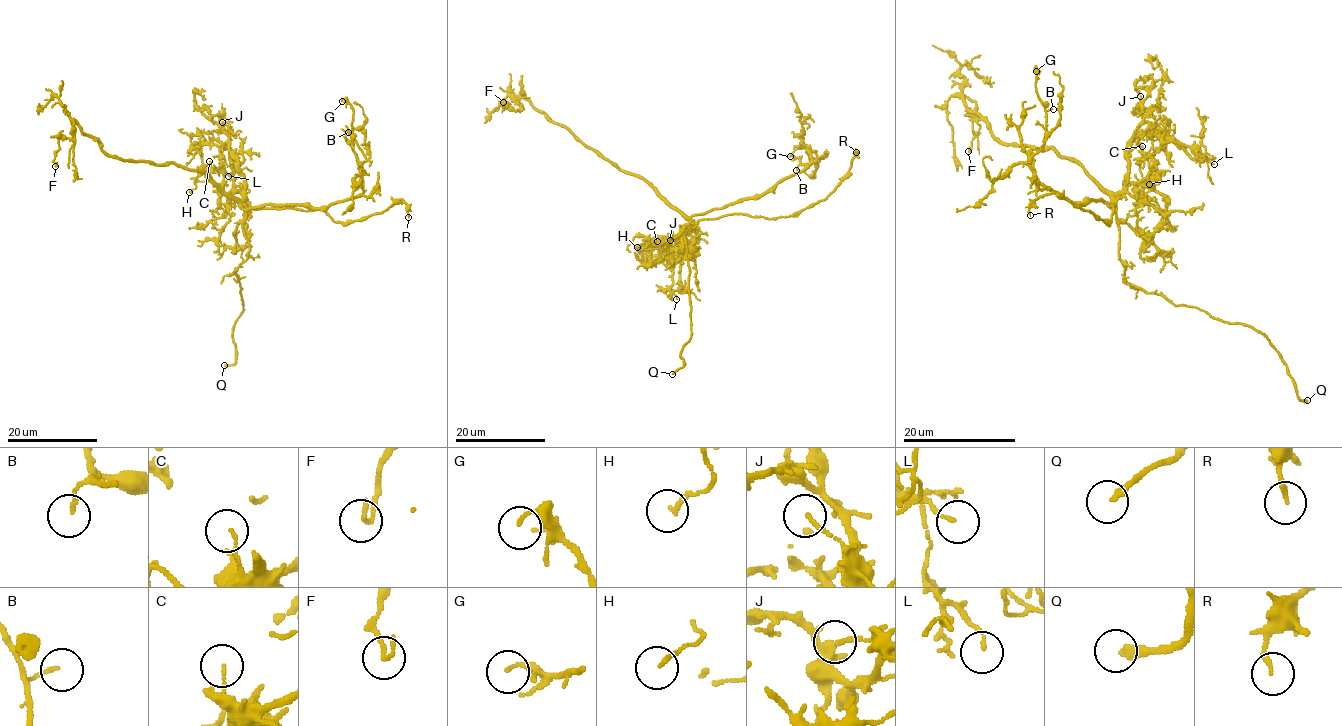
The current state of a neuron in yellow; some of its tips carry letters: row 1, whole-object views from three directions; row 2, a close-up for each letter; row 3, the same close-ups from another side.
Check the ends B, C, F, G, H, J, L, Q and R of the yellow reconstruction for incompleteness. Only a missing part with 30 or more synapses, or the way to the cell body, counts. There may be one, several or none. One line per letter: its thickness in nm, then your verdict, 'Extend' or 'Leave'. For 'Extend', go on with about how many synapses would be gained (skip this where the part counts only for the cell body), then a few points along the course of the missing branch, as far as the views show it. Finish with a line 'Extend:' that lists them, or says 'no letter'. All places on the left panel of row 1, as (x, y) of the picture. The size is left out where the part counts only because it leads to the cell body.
B: Thickness 120 nm. Leave
C: Thickness 100 nm. Leave
F: Thickness 170 nm. Leave
G: Thickness 120 nm. Leave
H: Thickness 150 nm. Leave
J: Thickness 140 nm. Leave
L: Thickness 120 nm. Leave
Q: Thickness 240 nm. Extend. Course of what is missing: (224, 365), (239, 348), (253, 347), (270, 355), (279, 366)
R: Thickness 160 nm. Leave
Extend: Q

